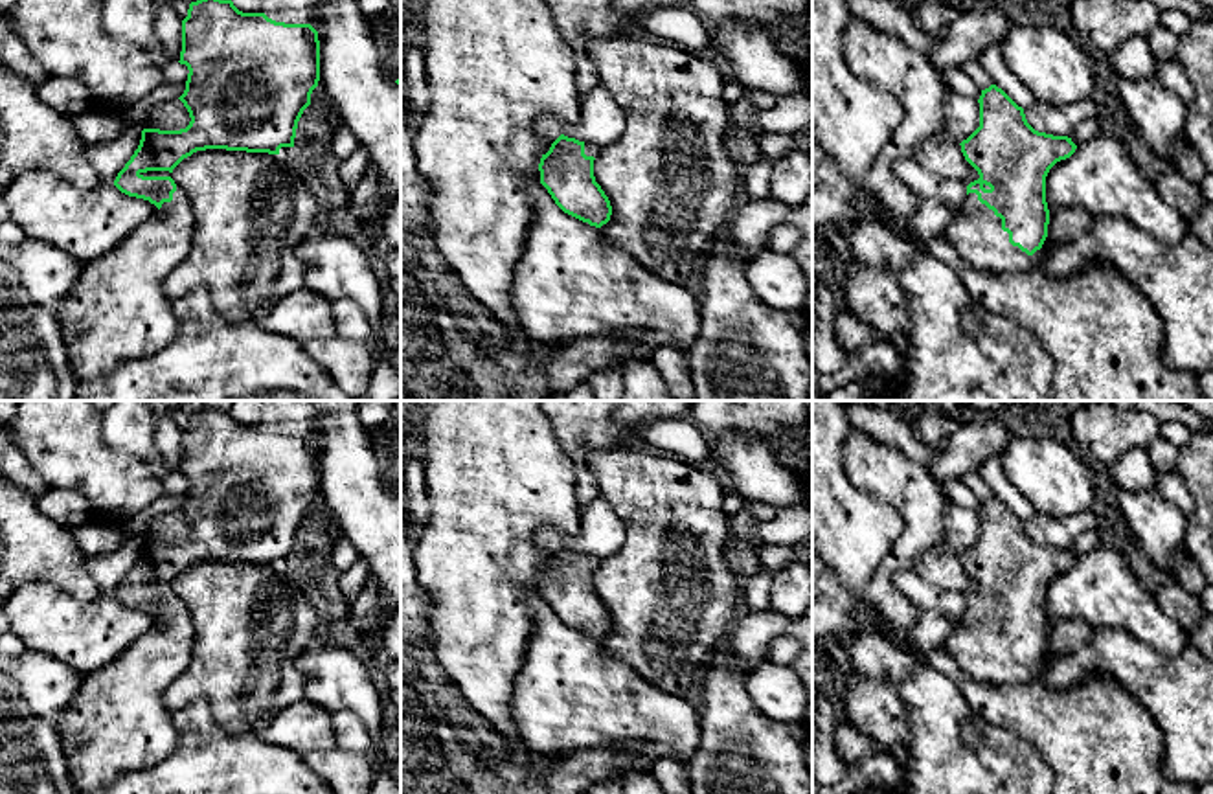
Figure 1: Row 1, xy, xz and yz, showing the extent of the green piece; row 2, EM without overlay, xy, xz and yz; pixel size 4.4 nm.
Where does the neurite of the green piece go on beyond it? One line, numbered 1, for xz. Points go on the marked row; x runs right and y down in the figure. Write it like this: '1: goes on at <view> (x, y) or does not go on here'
1: goes on at xz (590, 149)

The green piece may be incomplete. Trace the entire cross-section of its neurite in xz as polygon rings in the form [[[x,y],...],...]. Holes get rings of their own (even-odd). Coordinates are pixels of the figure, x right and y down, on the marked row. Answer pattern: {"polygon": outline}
{"polygon": [[[561,134],[542,154],[540,184],[568,215],[601,228],[610,221],[612,206],[594,176],[594,160],[601,147]]]}

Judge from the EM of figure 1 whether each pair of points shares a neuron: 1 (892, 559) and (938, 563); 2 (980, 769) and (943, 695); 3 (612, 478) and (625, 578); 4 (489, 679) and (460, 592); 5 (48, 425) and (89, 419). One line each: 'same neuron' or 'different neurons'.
1: different neurons
2: same neuron
3: same neuron
4: same neuron
5: same neuron

